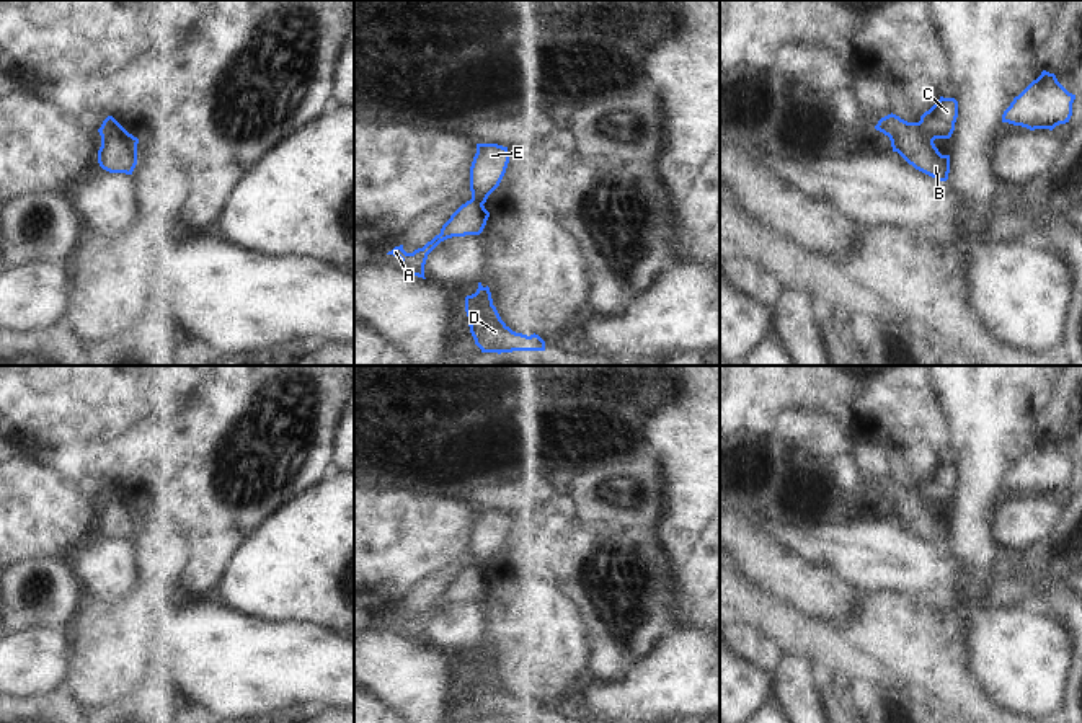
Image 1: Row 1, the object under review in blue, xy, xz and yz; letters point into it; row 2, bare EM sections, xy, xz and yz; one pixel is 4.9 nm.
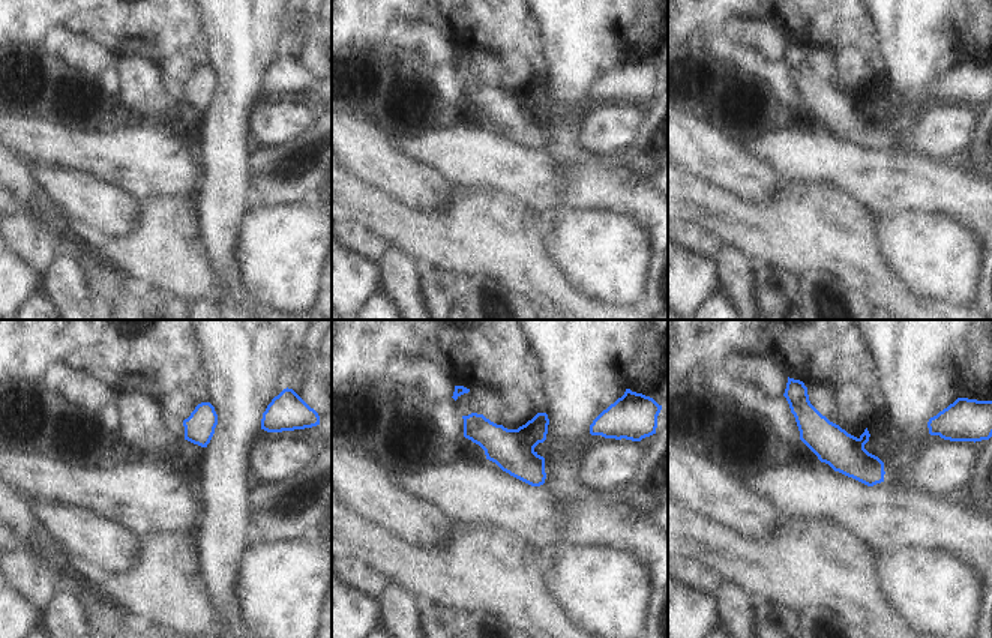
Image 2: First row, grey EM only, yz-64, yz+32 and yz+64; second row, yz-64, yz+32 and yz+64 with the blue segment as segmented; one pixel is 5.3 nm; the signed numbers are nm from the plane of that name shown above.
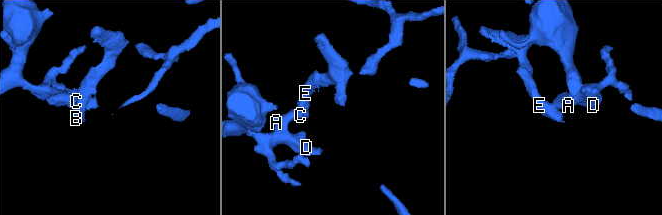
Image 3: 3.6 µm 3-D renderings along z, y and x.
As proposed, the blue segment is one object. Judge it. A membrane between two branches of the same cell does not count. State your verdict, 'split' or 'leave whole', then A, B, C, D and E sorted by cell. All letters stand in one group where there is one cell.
split; groups A C D / B E

